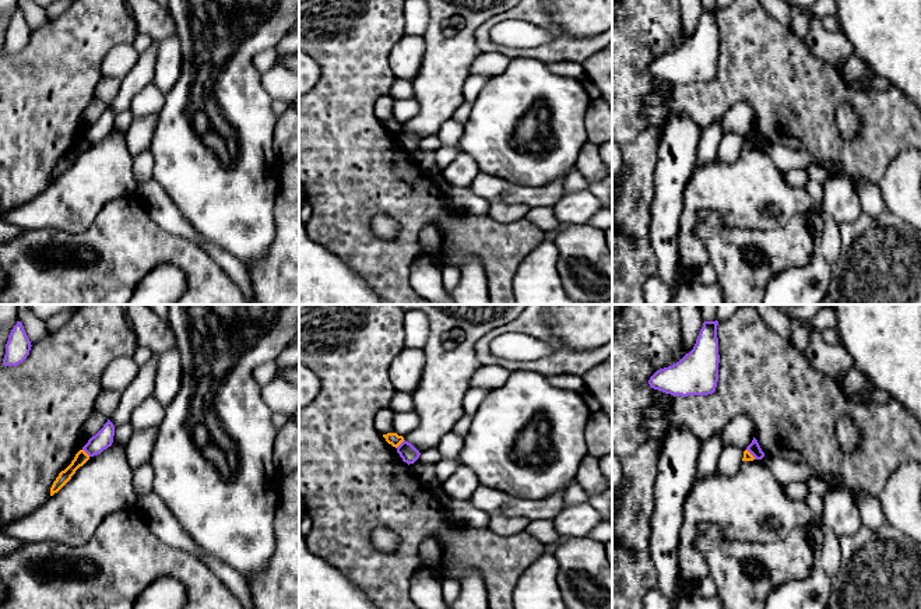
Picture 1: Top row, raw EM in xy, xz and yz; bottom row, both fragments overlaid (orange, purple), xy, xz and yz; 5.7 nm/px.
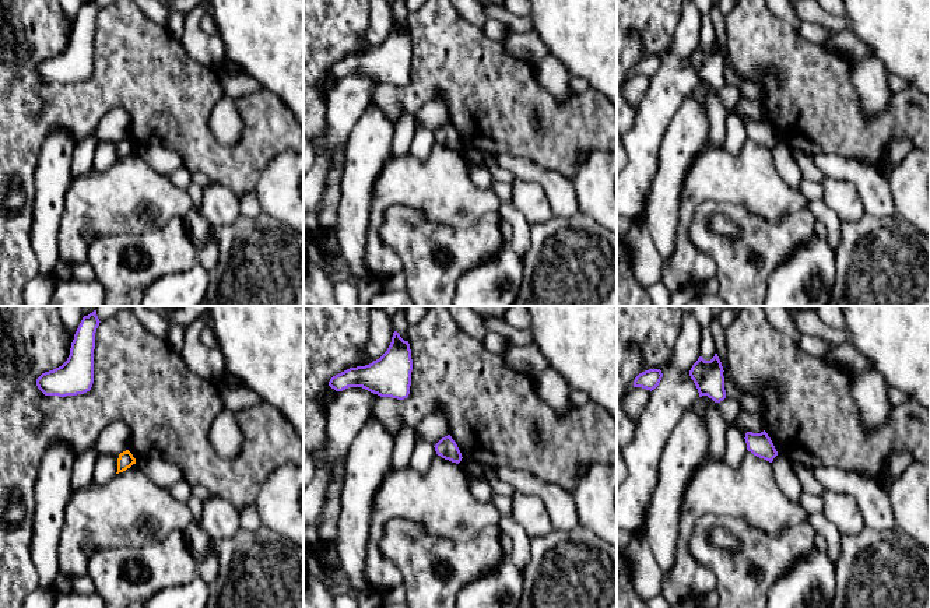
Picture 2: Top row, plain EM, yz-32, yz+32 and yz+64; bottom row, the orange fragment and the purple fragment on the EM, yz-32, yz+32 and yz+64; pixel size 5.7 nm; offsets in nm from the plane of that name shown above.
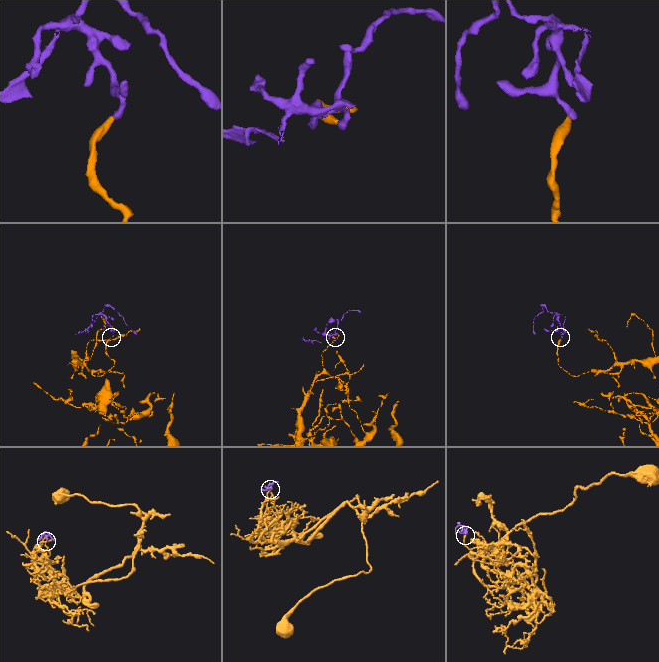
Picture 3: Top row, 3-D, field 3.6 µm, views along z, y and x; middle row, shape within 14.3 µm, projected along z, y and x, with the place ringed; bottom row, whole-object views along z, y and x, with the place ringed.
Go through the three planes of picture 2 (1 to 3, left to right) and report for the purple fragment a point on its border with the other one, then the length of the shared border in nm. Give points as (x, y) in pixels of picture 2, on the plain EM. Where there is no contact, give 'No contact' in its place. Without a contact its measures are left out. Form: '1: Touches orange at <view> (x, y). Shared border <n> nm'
1: No contact
2: No contact
3: No contact

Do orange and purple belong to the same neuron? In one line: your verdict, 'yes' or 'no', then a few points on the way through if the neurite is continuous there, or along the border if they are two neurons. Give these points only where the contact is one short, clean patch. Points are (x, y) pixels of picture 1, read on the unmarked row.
no; border along xz (404, 127), (396, 134)

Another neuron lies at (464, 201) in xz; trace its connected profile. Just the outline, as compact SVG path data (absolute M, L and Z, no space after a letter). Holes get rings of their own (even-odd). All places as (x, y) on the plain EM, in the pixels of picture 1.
M450 186L446 196L451 198L453 208L463 215L488 215L491 204L485 198L474 194L470 187Z

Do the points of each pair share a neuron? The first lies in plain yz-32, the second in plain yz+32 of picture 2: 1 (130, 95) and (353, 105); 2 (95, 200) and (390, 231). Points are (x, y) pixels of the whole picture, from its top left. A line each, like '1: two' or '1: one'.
1: two
2: two

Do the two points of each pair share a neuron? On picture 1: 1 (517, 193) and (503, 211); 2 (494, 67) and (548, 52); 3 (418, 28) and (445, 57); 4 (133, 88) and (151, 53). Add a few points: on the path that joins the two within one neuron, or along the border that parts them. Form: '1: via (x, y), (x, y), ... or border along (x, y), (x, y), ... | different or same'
1: border along (491, 203), (521, 203), (528, 207) | different
2: border along (481, 52), (501, 52), (509, 59) | different
3: border along (429, 14), (429, 23), (422, 35) | different
4: via (136, 80), (141, 74), (146, 62) | same

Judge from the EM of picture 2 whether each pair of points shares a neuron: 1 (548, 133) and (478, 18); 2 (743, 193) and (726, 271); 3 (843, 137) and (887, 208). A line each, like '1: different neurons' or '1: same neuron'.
1: different neurons
2: different neurons
3: different neurons

